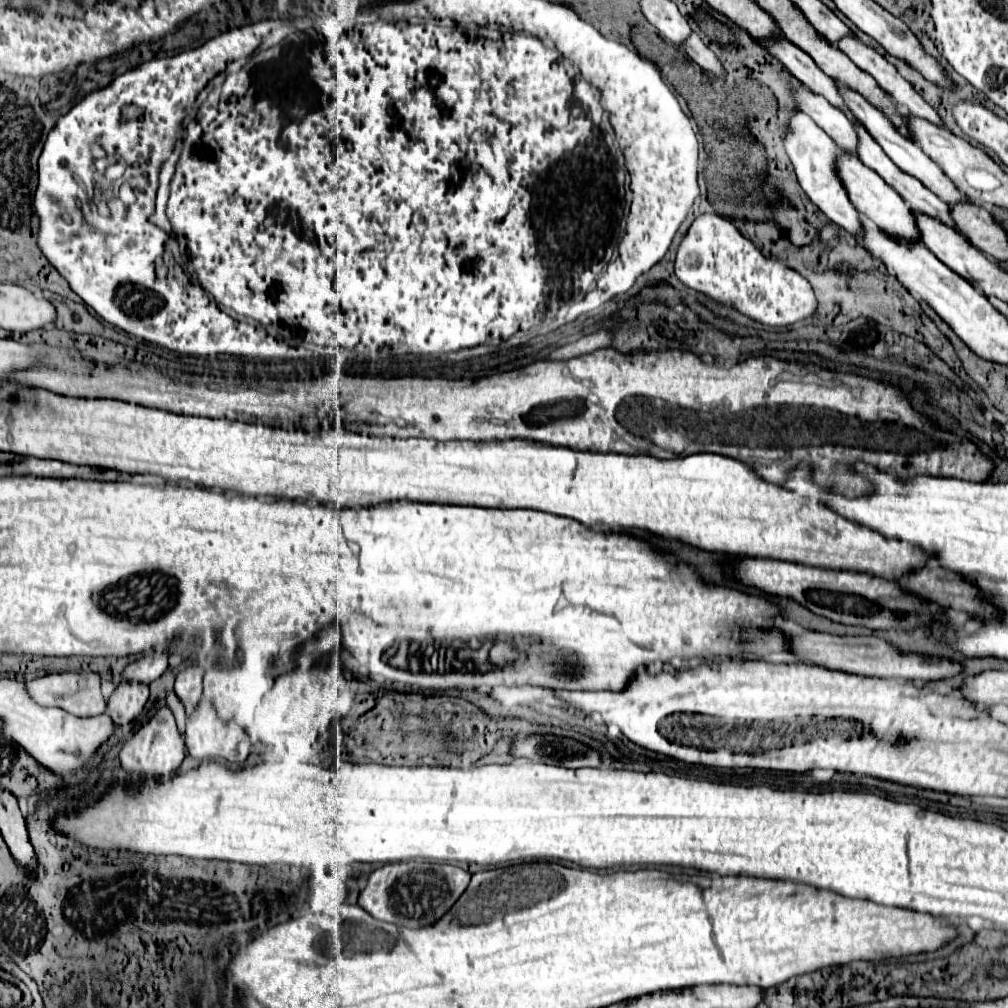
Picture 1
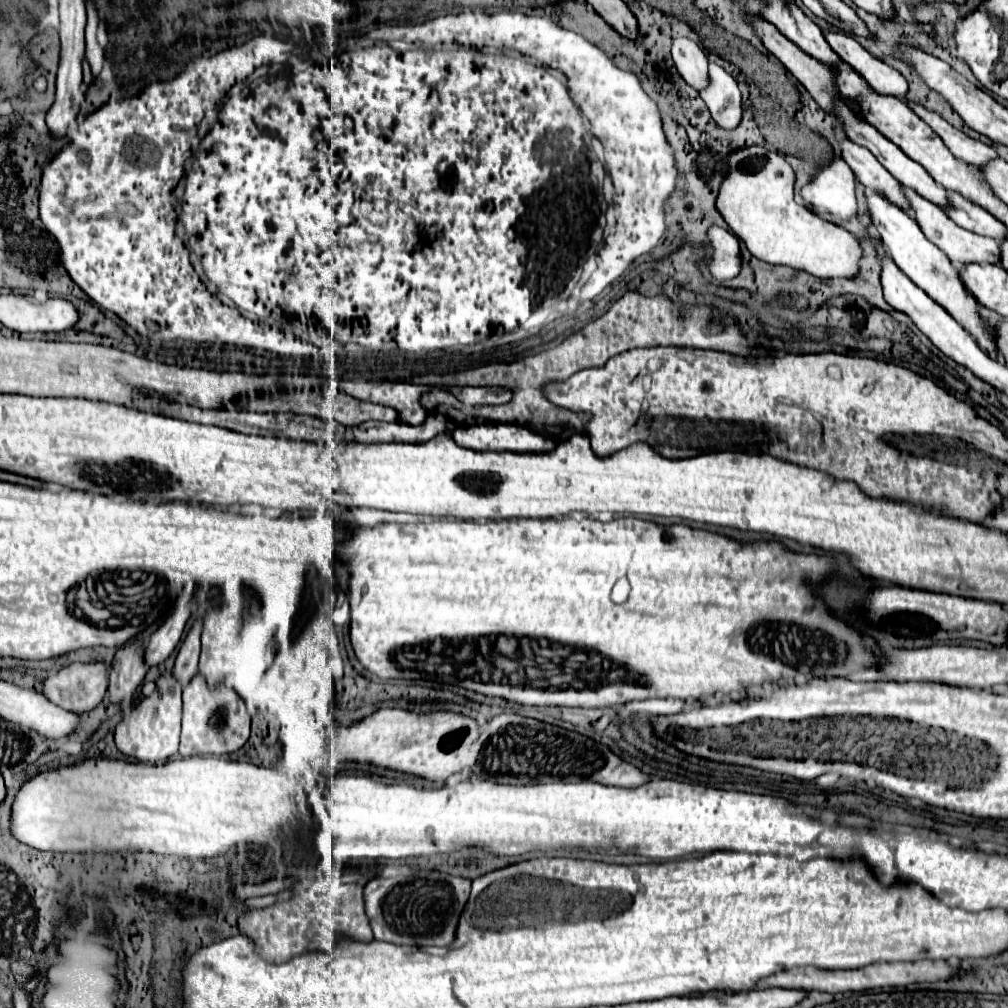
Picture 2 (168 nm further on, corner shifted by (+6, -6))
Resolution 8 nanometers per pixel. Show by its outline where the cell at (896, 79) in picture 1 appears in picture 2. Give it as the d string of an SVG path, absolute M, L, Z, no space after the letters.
M902 97L902 101L918 115L922 117L922 121L926 121L926 125L930 125L930 129L934 129L934 133L938 133L938 137L942 137L944 145L950 149L950 153L954 157L958 157L960 161L966 161L966 163L976 163L976 165L986 165L990 159L996 159L996 151L988 145L984 145L982 141L976 141L976 139L970 139L968 135L964 135L962 131L954 129L948 121L944 121L938 113L932 113L928 111L926 107L914 103L914 101L908 101L906 97Z

